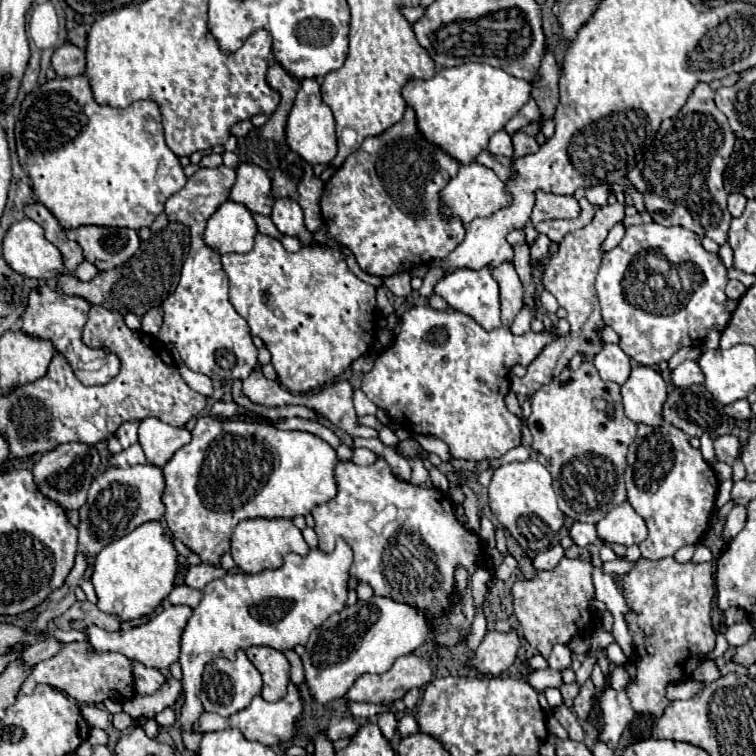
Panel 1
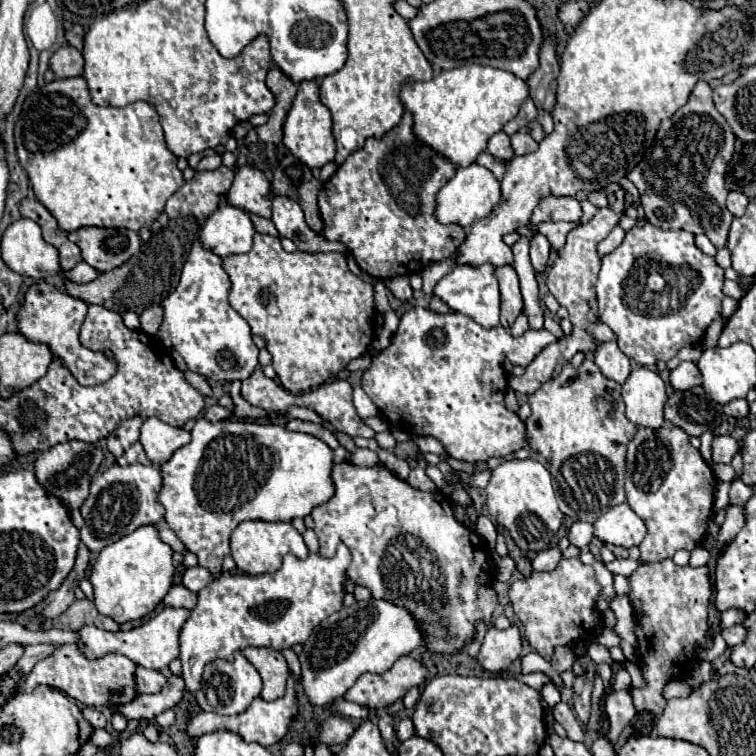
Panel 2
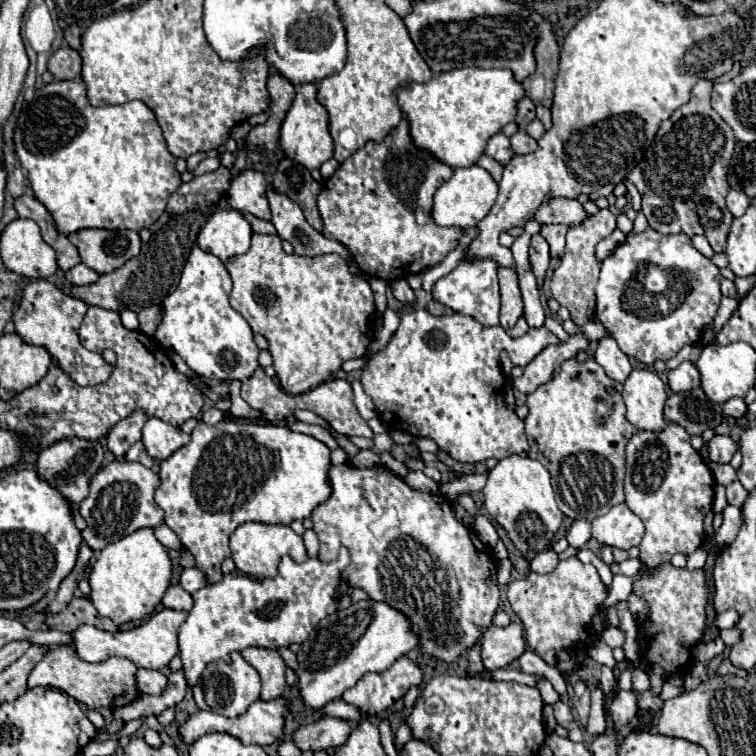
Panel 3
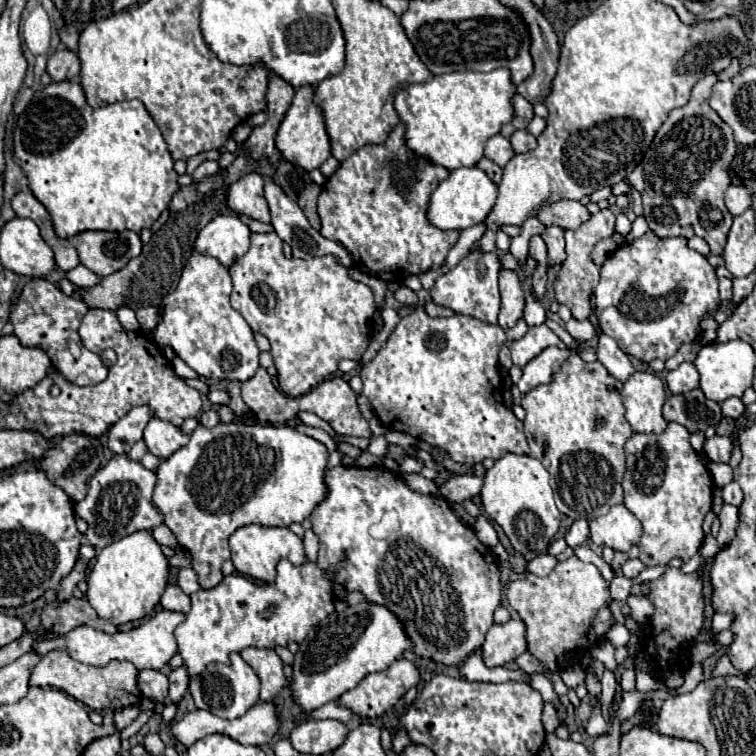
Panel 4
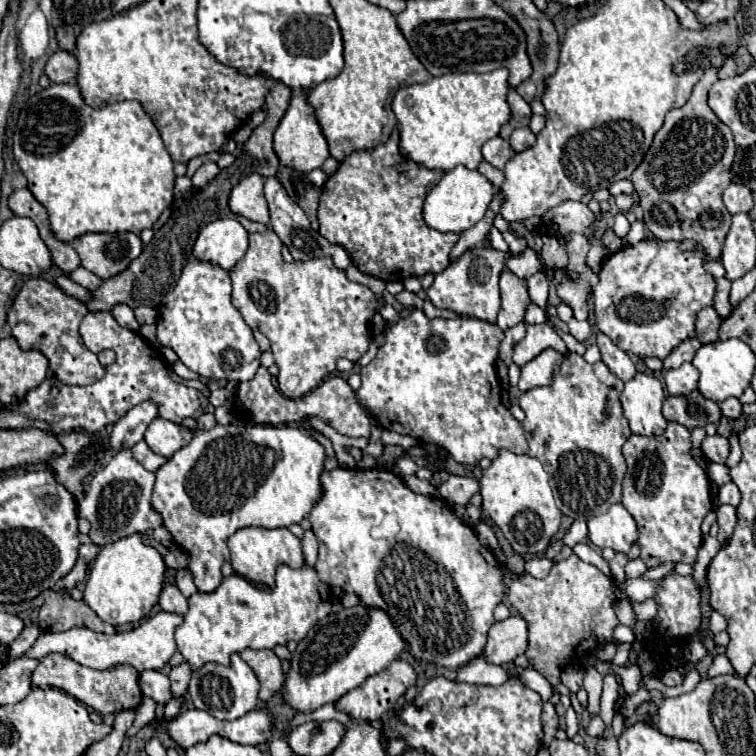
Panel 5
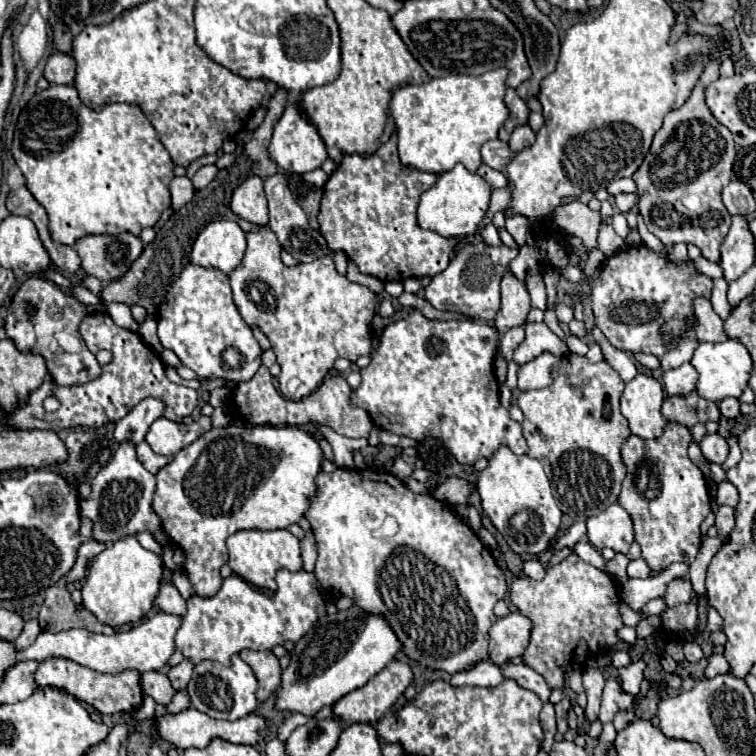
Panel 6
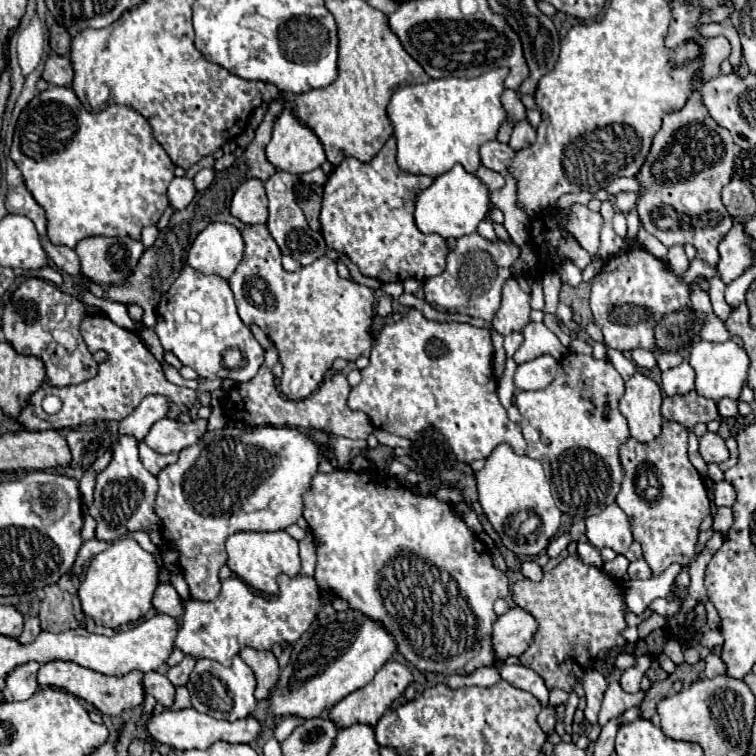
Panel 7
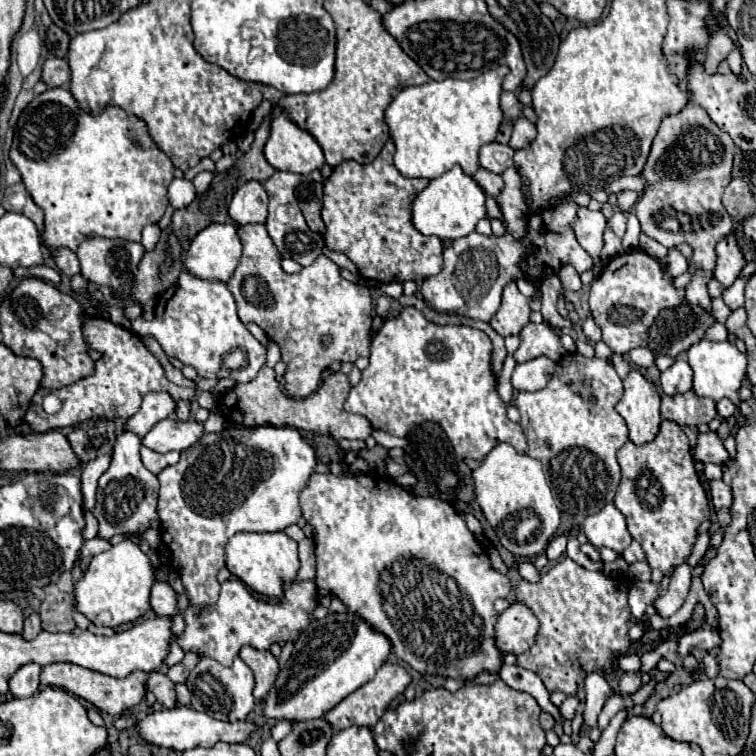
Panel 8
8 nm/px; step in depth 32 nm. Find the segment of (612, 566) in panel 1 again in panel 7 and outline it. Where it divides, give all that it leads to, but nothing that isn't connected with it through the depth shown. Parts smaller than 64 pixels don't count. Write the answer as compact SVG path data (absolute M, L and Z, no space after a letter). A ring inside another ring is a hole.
M638 558L638 560L630 562L630 566L628 566L628 576L630 576L630 578L642 578L642 580L646 580L646 578L652 576L652 572L650 572L646 560L644 560L644 558Z

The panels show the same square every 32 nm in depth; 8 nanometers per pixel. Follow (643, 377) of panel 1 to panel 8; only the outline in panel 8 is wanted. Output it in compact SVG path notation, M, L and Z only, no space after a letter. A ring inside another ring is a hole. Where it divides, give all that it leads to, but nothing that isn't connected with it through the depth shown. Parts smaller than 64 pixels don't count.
M638 370L624 380L624 396L620 398L616 410L628 424L630 440L636 444L652 442L660 430L660 394L656 386L646 380Z

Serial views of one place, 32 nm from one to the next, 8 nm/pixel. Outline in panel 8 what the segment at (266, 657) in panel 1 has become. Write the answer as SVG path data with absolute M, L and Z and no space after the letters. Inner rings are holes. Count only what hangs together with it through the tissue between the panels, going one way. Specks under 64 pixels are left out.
M244 646L240 650L240 658L250 666L250 670L254 672L256 678L256 688L254 688L254 696L256 700L264 700L268 690L272 688L272 684L276 682L276 676L280 672L278 668L278 660L272 656L270 650L256 650L252 646Z

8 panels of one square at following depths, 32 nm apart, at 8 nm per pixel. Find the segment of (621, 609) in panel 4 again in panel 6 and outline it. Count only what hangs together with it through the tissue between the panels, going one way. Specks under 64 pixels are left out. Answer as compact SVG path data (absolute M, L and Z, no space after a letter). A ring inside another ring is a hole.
M625 602L620 603L619 612L626 626L635 627L642 620L642 617L634 612Z

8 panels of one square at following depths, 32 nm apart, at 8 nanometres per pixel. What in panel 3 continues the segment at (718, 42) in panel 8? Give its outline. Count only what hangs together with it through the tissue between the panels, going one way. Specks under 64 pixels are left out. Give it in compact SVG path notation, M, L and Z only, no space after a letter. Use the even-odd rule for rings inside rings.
M698 80L690 102L660 124L652 148L628 174L628 180L642 194L642 212L652 228L658 232L688 232L690 236L704 234L714 252L722 252L734 218L728 210L724 212L724 198L728 194L726 170L736 140L732 128L712 108L710 94L712 82Z

